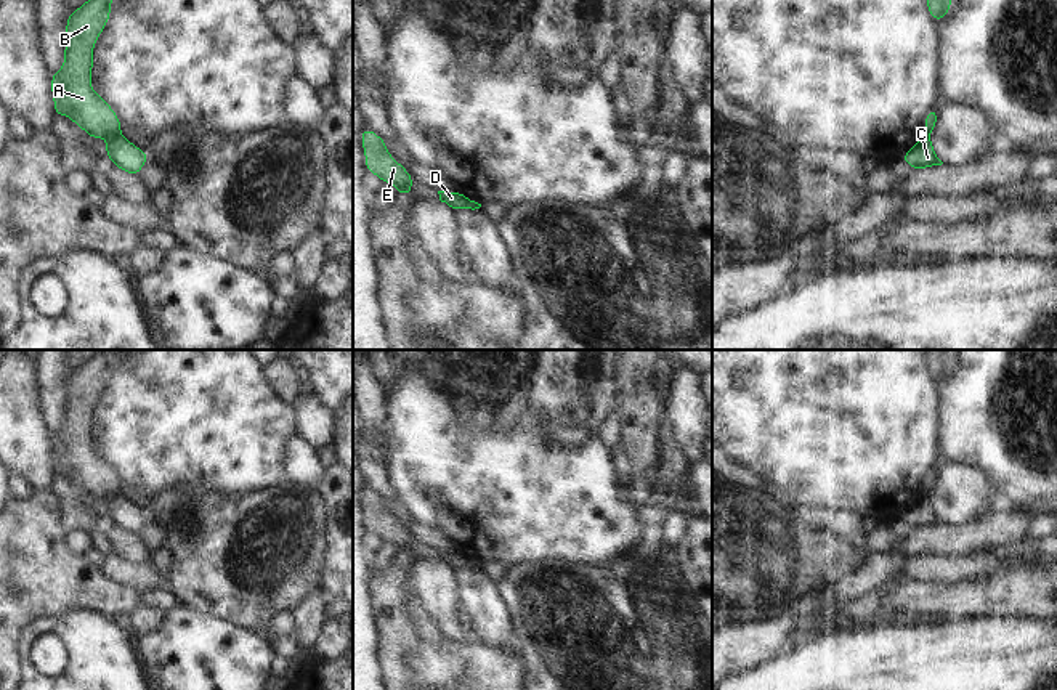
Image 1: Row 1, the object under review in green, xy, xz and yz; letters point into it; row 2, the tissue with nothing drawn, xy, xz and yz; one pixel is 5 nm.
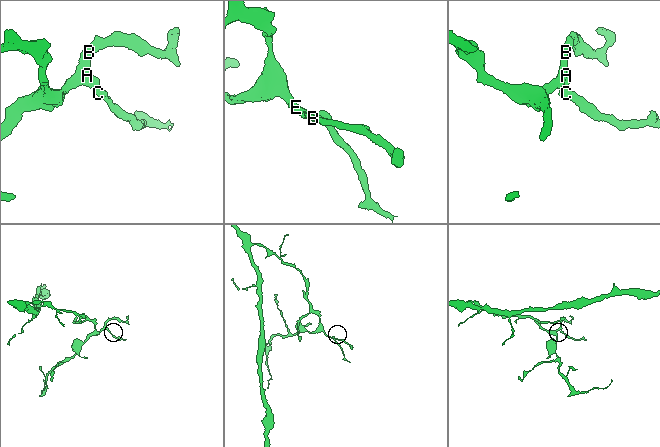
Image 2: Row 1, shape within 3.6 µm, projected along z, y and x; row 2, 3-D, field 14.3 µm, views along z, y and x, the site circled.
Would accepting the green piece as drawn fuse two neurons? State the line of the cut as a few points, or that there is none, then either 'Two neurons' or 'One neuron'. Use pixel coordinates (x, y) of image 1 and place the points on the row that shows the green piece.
Split along xy (119, 132), (108, 138). Two neurons.

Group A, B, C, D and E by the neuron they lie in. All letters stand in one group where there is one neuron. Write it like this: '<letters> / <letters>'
A B D E / C

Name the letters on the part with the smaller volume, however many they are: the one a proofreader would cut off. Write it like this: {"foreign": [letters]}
{"foreign": ["C"]}

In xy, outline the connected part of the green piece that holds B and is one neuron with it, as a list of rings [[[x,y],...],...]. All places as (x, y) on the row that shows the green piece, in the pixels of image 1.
[[[87,0],[66,21],[64,63],[51,75],[55,116],[66,116],[93,140],[120,133],[115,111],[91,87],[93,48],[111,18],[112,0]]]

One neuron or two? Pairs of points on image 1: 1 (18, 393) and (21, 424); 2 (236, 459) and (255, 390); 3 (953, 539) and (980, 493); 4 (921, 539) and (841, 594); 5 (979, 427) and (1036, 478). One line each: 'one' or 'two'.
1: one
2: one
3: two
4: two
5: one

